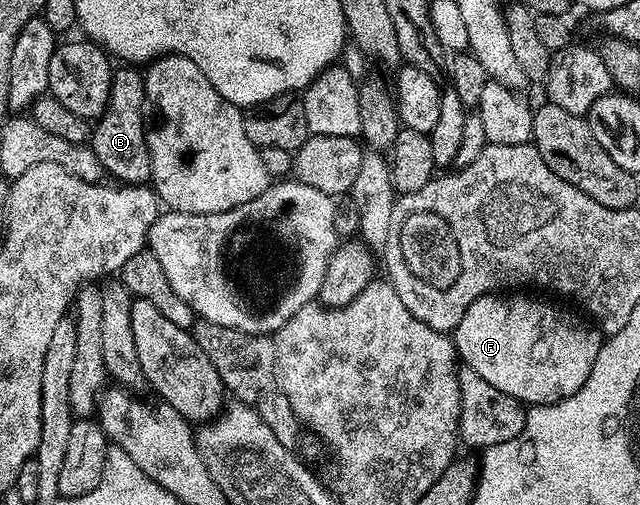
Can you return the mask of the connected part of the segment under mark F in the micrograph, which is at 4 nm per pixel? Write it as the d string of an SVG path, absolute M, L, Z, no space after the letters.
M495 291L476 299L476 303L472 303L472 307L464 311L464 319L460 319L460 323L452 330L454 345L458 349L461 364L476 371L476 375L496 387L496 391L512 395L527 407L551 405L584 387L594 370L604 341L597 328L589 324L586 326L568 310L561 309L558 305L549 305L546 301L537 301L534 297L518 296L522 295L503 295Z

